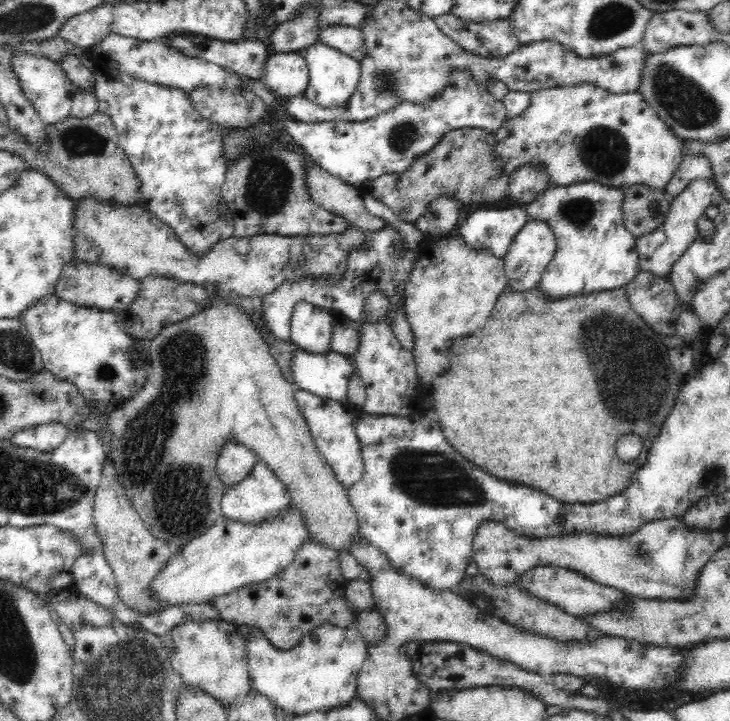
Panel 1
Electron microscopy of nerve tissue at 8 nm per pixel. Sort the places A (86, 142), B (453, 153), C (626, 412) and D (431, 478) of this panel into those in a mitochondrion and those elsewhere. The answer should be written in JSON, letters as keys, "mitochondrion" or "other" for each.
{"A":"mitochondrion","B":"other","C":"mitochondrion","D":"mitochondrion"}

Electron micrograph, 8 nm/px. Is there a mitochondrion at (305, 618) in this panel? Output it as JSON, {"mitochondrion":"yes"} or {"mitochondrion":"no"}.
{"mitochondrion":"no"}

